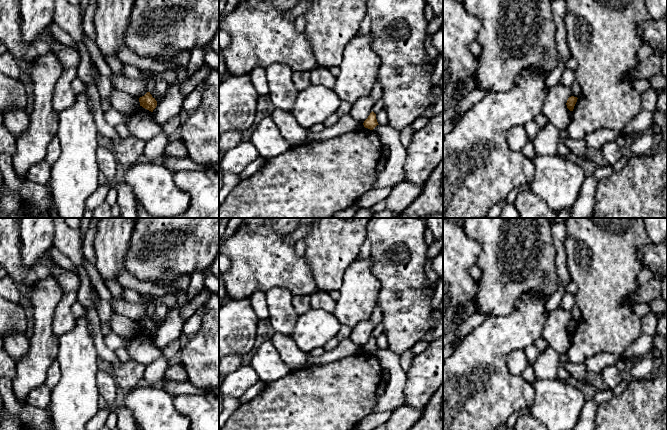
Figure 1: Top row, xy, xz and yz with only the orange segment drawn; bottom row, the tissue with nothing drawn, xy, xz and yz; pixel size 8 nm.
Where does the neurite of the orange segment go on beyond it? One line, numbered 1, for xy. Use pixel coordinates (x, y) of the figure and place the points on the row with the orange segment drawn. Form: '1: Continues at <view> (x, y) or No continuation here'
1: No continuation here

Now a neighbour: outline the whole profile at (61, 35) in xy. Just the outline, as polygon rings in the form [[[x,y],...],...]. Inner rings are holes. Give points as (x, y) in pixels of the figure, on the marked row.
[[[52,22],[50,24],[50,28],[52,31],[52,34],[54,37],[60,41],[63,45],[66,45],[68,47],[74,48],[77,50],[76,42],[73,40],[73,38],[65,31],[63,30],[59,25]]]

